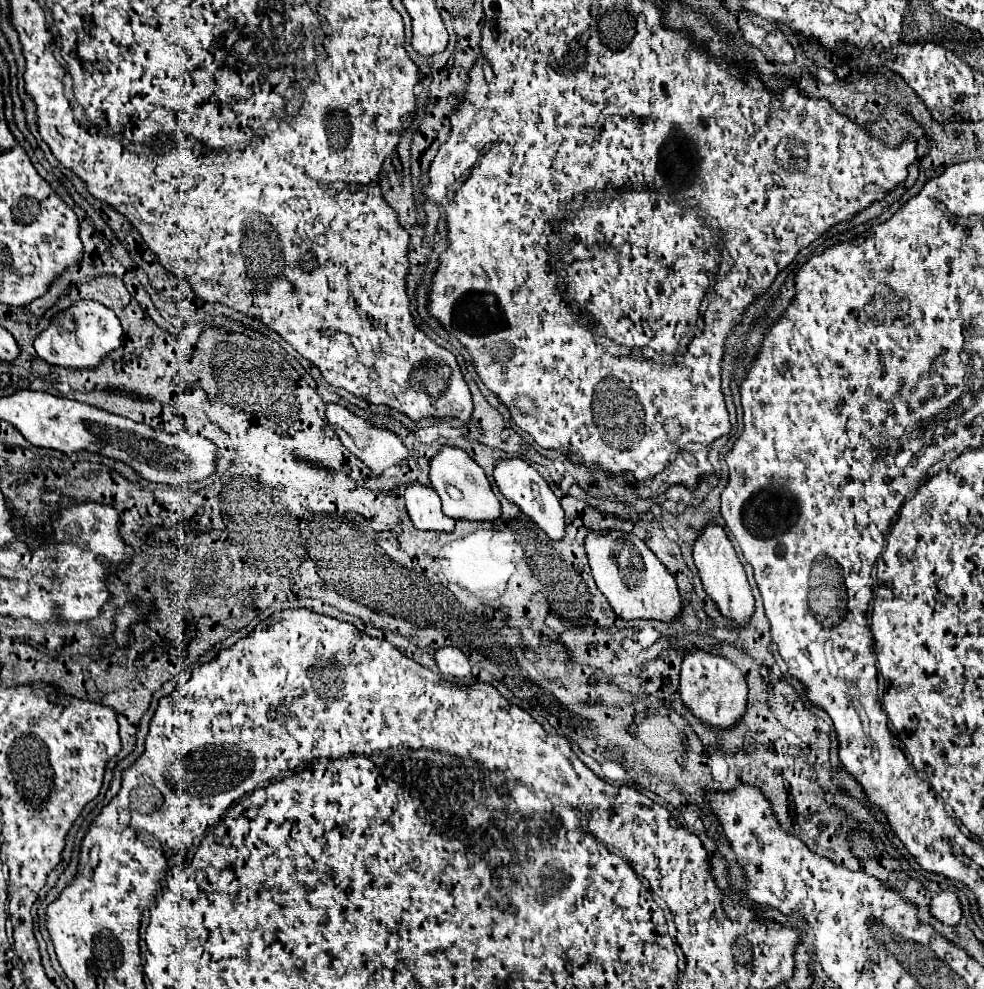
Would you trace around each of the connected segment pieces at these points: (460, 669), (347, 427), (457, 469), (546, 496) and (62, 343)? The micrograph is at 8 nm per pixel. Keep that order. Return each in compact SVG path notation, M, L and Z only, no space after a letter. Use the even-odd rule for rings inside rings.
M456 646L440 648L434 654L434 658L444 676L470 676L470 662L460 648Z
M328 404L326 416L328 416L330 426L332 426L332 428L336 430L336 434L340 436L342 444L344 444L358 460L362 460L362 462L372 470L374 476L382 476L384 470L394 468L394 466L400 466L400 464L404 464L404 462L408 460L408 450L406 450L406 446L402 444L402 440L400 440L394 432L390 432L390 430L378 430L378 428L370 426L366 420L354 416L350 410L346 410L346 408L338 406L338 404Z
M444 446L430 460L430 480L442 500L442 510L446 516L454 520L482 520L482 522L494 522L500 518L502 514L500 502L492 492L492 486L484 470L464 450Z
M498 460L496 468L494 468L494 478L500 488L500 494L506 500L510 500L512 504L516 504L520 508L520 512L526 518L530 518L540 530L544 530L552 540L562 540L566 536L564 510L560 508L560 502L554 496L554 492L550 490L548 482L536 472L536 468L532 468L524 460Z
M80 300L66 312L58 314L50 326L40 336L36 336L34 350L48 364L74 370L94 370L110 352L120 346L120 338L122 326L110 308L92 300Z

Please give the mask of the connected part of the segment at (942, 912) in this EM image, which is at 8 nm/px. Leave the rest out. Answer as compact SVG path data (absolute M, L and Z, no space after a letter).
M940 892L930 902L930 914L946 926L956 926L962 918L962 908L954 892Z

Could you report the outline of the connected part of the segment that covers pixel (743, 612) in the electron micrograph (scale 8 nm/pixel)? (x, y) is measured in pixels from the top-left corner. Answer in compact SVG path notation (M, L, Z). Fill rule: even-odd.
M716 524L706 526L704 534L694 544L694 562L696 562L696 568L698 568L706 594L716 602L720 614L724 618L732 620L736 626L748 626L748 622L754 614L752 588L746 580L744 566L740 564L732 542L728 540L726 532L720 526L716 526Z

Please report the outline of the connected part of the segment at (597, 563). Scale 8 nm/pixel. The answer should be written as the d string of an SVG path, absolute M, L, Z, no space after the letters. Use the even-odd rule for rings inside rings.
M616 530L606 536L590 532L586 538L586 552L596 586L608 598L616 616L624 620L642 618L670 624L682 614L682 598L676 580L640 538Z

